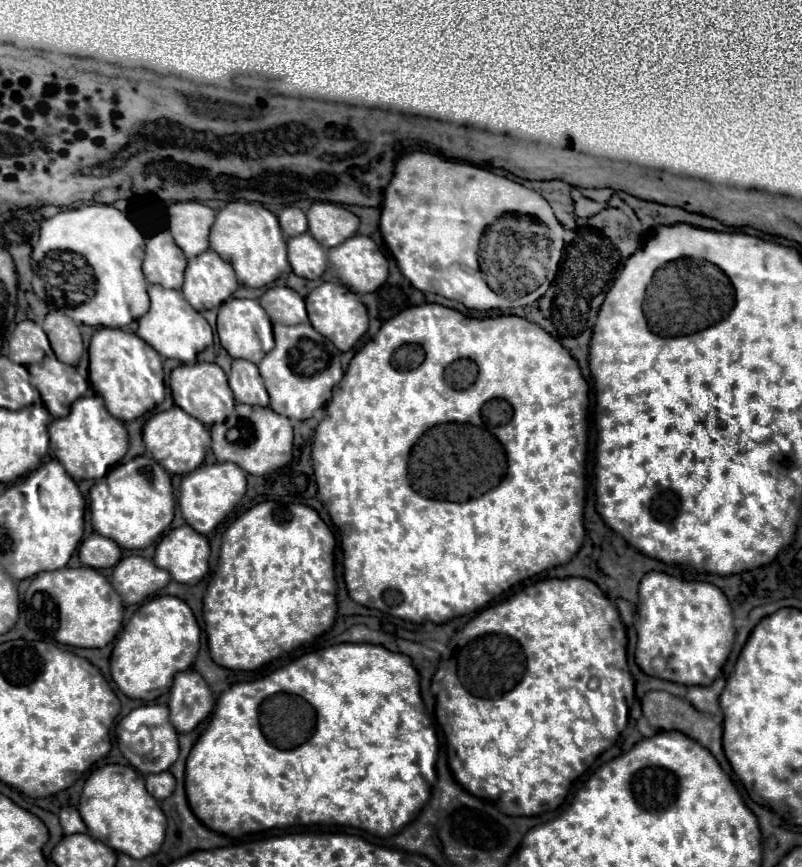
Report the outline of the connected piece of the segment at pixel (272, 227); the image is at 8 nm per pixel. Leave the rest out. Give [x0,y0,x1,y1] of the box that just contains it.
[209,202,289,288]

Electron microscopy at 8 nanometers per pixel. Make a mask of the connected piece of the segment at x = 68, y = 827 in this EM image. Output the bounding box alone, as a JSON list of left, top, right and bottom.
[59,806,87,834]

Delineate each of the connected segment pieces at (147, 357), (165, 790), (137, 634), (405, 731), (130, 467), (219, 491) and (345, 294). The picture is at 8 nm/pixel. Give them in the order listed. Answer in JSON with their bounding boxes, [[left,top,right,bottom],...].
[[89,328,165,422],[145,772,175,800],[111,596,201,700],[185,644,438,836],[91,456,173,550],[179,464,245,534],[305,282,367,352]]

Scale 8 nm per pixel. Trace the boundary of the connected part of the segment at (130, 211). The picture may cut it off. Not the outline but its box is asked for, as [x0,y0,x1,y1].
[127,194,167,238]

